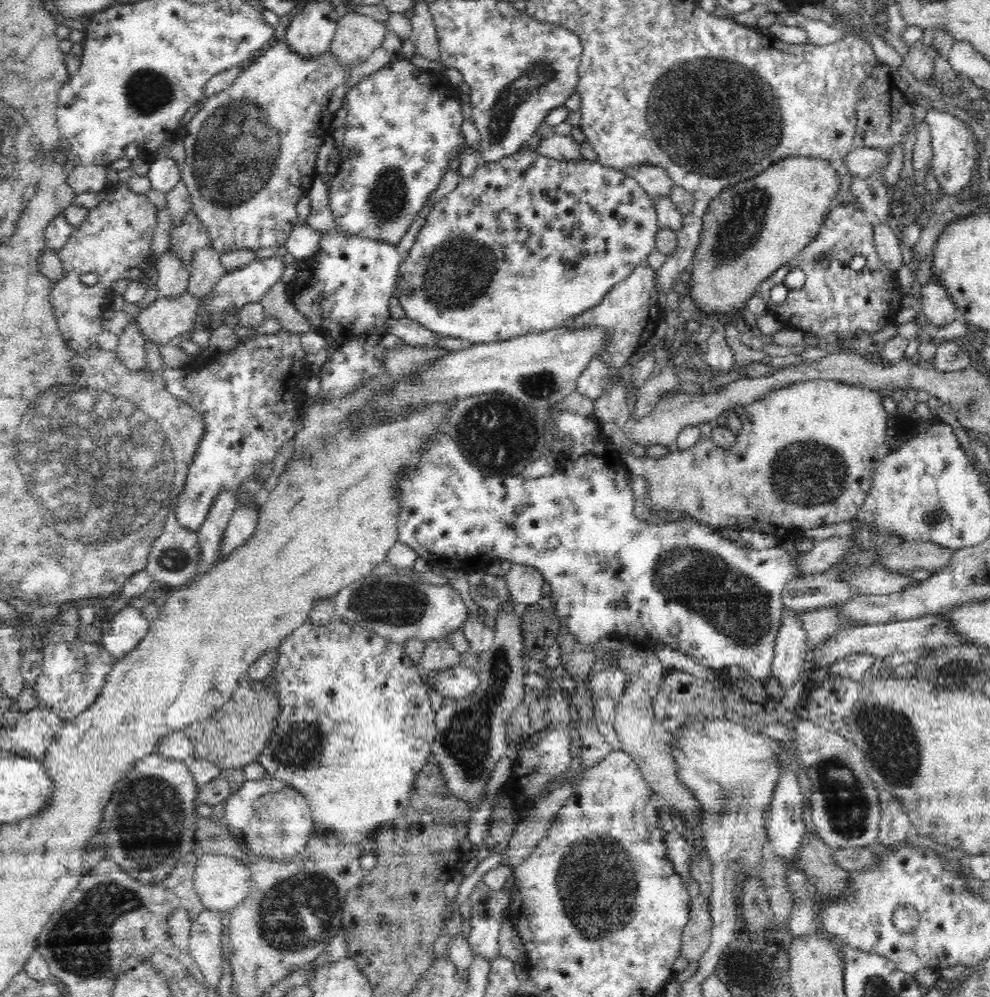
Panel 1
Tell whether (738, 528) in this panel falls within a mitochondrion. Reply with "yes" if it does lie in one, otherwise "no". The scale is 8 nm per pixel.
no

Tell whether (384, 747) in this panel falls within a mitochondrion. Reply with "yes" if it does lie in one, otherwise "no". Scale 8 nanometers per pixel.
no

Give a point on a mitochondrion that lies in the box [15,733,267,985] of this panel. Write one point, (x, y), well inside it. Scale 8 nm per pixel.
(87, 925)

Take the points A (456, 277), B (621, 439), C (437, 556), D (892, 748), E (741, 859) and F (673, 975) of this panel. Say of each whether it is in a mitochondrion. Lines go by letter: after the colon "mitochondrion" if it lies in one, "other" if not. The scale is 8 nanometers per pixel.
A: mitochondrion
B: other
C: other
D: mitochondrion
E: mitochondrion
F: other

